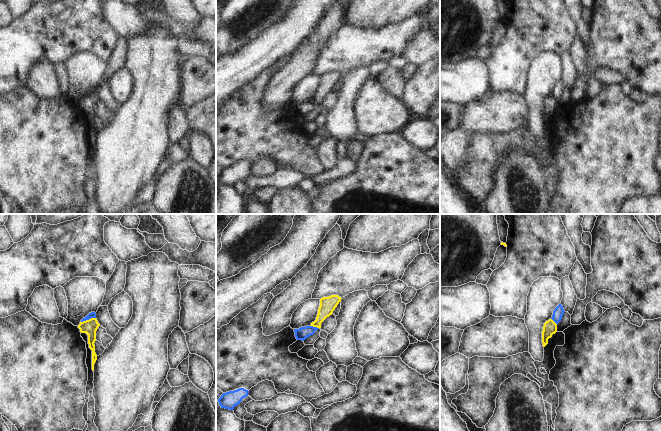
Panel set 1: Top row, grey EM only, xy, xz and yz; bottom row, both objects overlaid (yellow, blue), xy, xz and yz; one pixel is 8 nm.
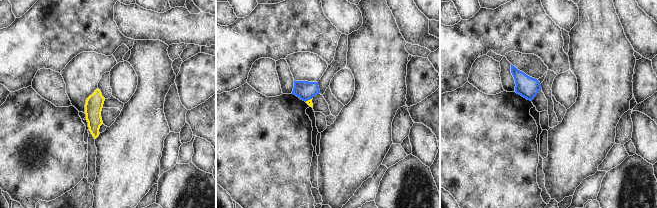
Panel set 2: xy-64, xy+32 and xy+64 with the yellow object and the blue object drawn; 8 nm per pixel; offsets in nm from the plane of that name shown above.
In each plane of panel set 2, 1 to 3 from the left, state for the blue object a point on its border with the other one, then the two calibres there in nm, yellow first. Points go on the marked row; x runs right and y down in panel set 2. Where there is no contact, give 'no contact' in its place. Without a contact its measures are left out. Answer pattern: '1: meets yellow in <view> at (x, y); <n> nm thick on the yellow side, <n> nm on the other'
1: no contact
2: meets yellow in xy+32 at (308, 100); 50 nm thick on the yellow side, 150 nm on the other
3: no contact

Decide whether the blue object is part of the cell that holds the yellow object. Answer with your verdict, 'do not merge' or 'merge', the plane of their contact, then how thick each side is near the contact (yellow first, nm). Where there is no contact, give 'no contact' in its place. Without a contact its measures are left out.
do not merge | xy | 120/50 nm

